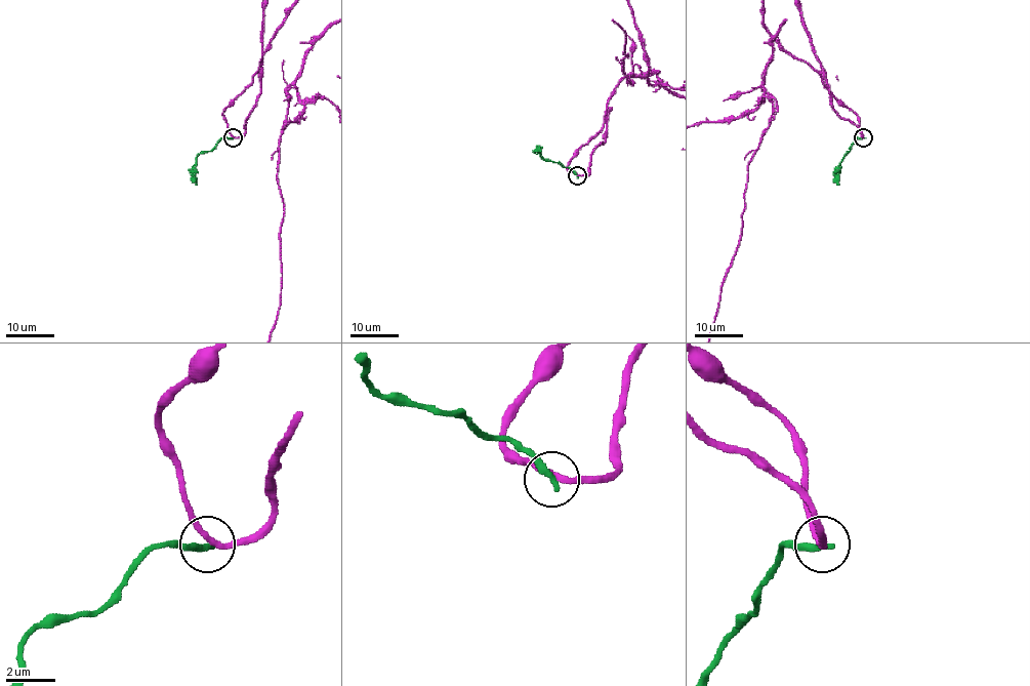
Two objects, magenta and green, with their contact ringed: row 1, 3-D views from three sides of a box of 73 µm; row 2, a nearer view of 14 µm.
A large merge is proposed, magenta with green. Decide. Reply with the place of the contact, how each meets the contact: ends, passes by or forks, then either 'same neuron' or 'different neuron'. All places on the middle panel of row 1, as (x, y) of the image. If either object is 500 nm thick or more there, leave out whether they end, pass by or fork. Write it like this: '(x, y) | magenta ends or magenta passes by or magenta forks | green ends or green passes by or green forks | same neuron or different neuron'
(577, 175) | magenta passes by | green ends | different neuron

